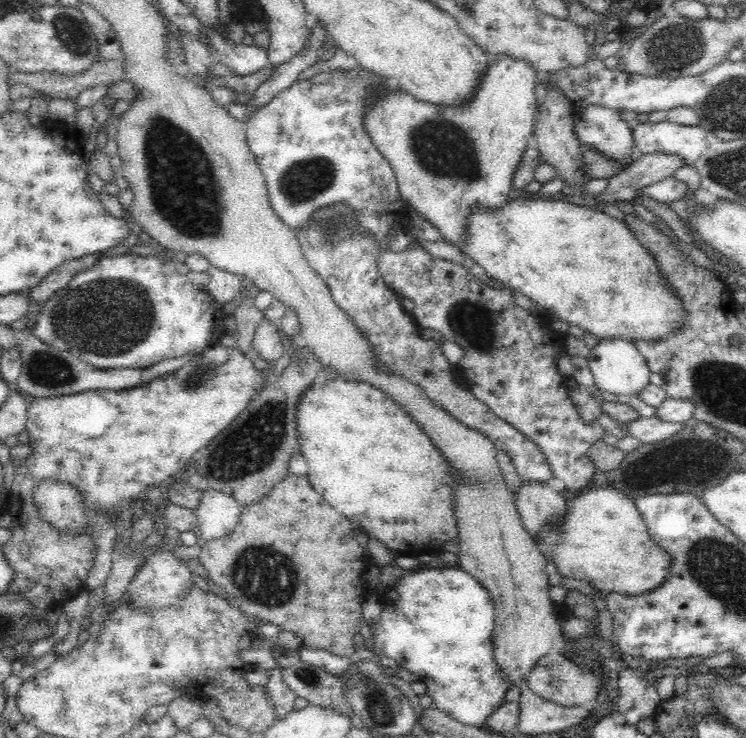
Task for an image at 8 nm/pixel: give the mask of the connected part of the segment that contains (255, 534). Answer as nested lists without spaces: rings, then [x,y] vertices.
[[[289,472],[288,476],[278,486],[274,486],[274,490],[262,502],[244,506],[239,516],[238,525],[231,534],[208,541],[202,546],[199,563],[206,567],[212,582],[228,592],[234,604],[240,607],[240,610],[245,612],[248,617],[274,624],[280,631],[292,632],[298,639],[300,646],[322,649],[344,658],[353,658],[356,652],[354,636],[360,632],[361,606],[369,591],[369,587],[365,582],[365,572],[373,562],[369,555],[364,554],[364,550],[362,550],[356,539],[356,534],[353,530],[355,525],[346,516],[336,512],[330,504],[326,504],[326,500],[312,490],[312,486],[310,486],[310,482],[306,478],[308,478],[307,475],[296,476]]]

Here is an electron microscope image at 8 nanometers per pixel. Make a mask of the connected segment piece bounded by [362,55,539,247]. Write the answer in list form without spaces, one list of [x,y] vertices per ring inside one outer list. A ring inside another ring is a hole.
[[[496,55],[488,64],[477,90],[462,104],[418,100],[402,91],[402,88],[391,88],[385,84],[380,91],[372,94],[366,114],[362,114],[364,131],[368,133],[373,146],[390,163],[402,200],[423,218],[430,220],[440,230],[443,240],[455,247],[466,238],[466,224],[472,206],[496,210],[504,206],[510,192],[515,192],[512,186],[514,173],[533,140],[534,117],[539,106],[536,69],[525,60],[506,55]]]

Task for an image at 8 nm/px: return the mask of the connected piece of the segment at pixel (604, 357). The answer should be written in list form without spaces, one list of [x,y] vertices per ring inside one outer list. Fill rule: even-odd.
[[[600,338],[594,347],[589,350],[587,357],[589,369],[595,378],[595,388],[606,391],[613,397],[624,394],[638,394],[650,376],[650,369],[646,359],[640,354],[632,341],[624,338]]]

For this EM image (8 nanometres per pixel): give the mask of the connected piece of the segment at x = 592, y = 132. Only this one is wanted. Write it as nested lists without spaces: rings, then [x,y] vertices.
[[[581,104],[574,108],[574,111],[574,130],[582,145],[596,149],[596,151],[604,153],[606,157],[621,162],[621,164],[629,165],[635,160],[638,154],[635,151],[630,124],[622,120],[620,112],[604,106],[588,105],[583,107]]]

